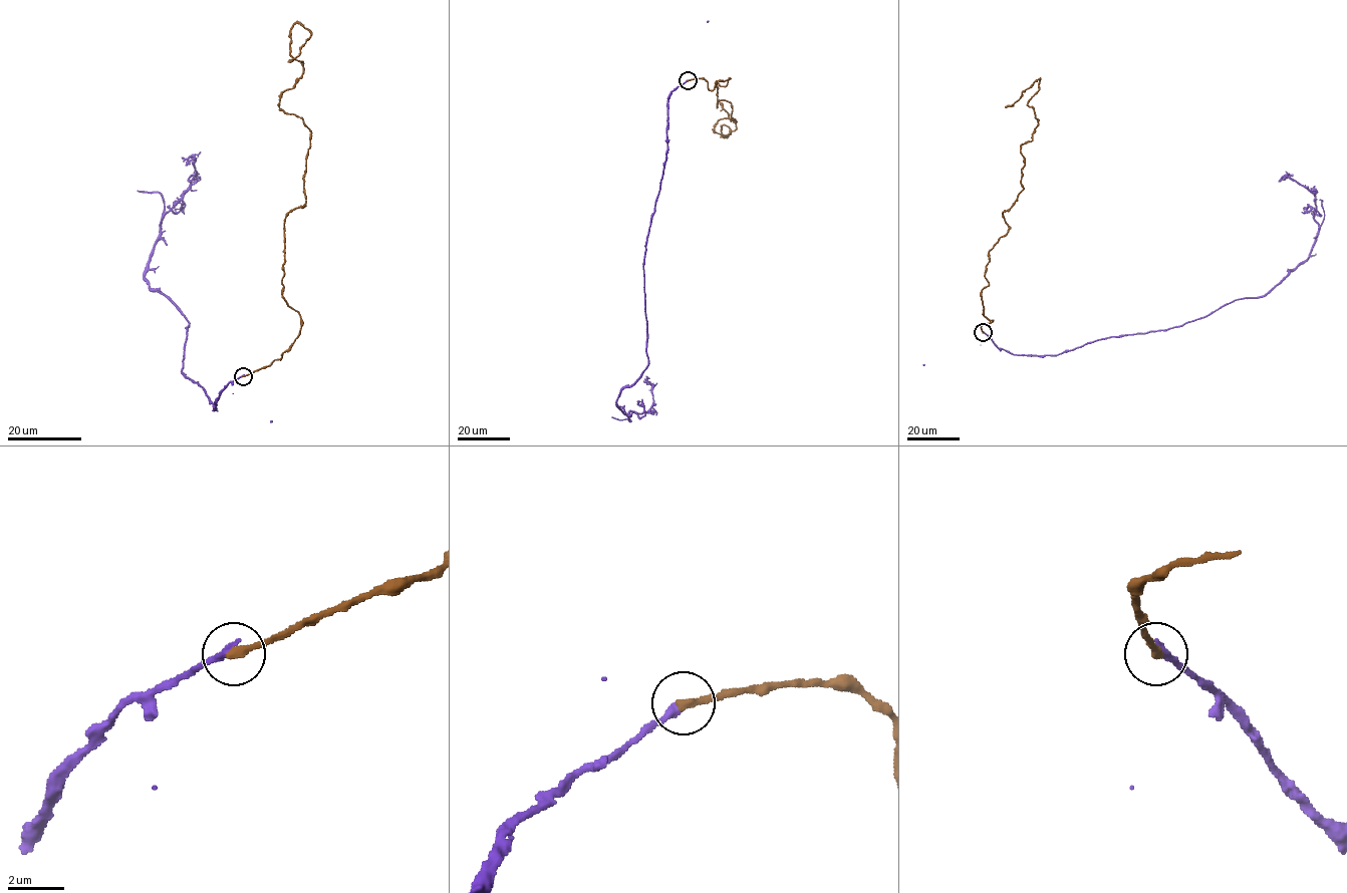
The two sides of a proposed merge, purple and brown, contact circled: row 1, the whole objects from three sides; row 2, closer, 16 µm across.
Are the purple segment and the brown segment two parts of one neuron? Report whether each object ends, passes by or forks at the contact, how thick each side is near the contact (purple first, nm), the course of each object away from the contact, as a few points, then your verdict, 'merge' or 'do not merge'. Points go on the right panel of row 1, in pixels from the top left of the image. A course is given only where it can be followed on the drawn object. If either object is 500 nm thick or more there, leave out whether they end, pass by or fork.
purple ends; brown ends; calibres 280 and 320 nm; course purple (983, 332), (1015, 354), (1055, 355), (1264, 296), (1306, 259), (1318, 232), (1314, 194), (1279, 181); course brown (983, 332), (993, 320), (981, 297), (989, 252), (1023, 189), (1039, 79), (1005, 107); do not merge

